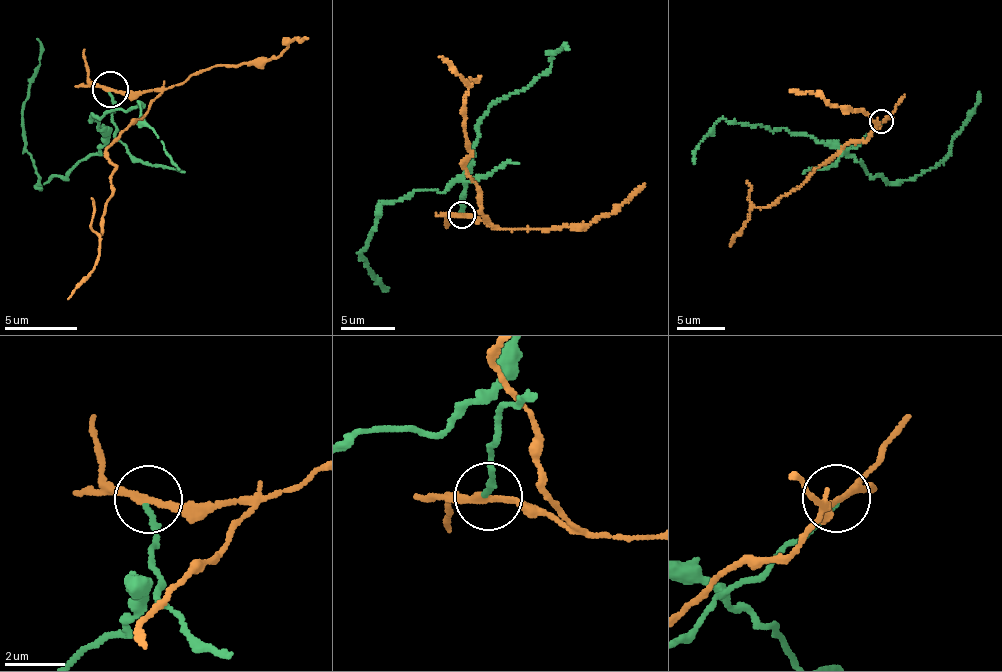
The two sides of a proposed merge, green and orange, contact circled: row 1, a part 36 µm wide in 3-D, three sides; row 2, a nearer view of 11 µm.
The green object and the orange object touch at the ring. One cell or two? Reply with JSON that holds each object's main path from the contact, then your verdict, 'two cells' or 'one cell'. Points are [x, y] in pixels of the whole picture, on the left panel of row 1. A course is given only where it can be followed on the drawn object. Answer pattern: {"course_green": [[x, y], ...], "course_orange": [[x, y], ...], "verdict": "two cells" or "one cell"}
{"course_green": [[111, 90], [117, 129], [97, 154], [39, 186], [41, 180], [25, 144], [21, 114], [38, 61], [36, 38]], "course_orange": [[111, 90], [153, 90], [155, 98], [107, 151], [114, 167], [93, 270], [66, 300]], "verdict": "two cells"}

